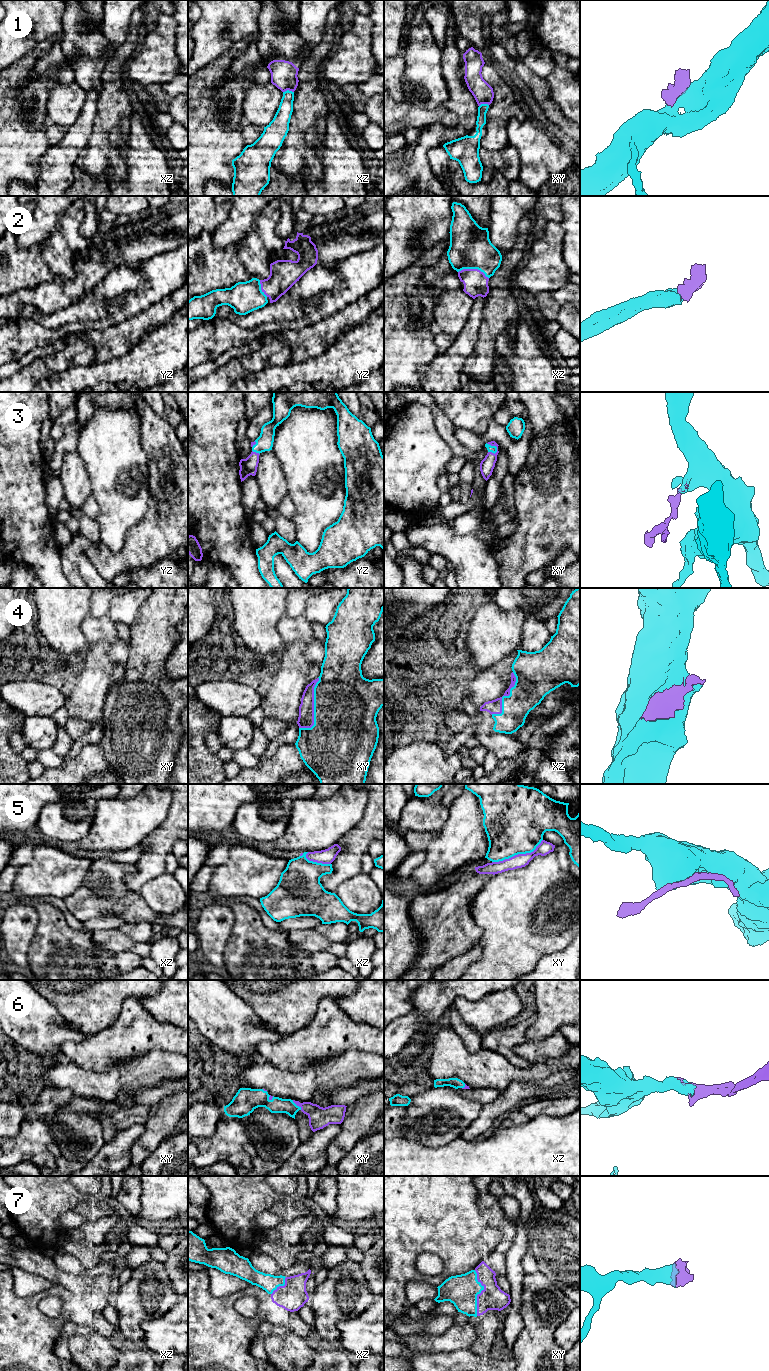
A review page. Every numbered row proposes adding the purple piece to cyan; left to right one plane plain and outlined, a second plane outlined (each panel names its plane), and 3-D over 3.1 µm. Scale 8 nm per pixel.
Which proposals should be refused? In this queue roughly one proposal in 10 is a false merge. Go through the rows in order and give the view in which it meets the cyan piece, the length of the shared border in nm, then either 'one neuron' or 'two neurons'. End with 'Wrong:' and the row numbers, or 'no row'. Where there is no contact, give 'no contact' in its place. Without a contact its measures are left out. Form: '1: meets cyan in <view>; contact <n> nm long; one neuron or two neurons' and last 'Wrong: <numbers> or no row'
1: meets cyan in xz; contact 90 nm long; two neurons
2: meets cyan in xz; contact 260 nm long; one neuron
3: meets cyan in xy; contact 120 nm long; one neuron
4: meets cyan in xy; contact 440 nm long; one neuron
5: meets cyan in xy; contact 440 nm long; one neuron
6: meets cyan in xy; contact 110 nm long; one neuron
7: meets cyan in xy; contact 360 nm long; one neuron
Wrong: 1

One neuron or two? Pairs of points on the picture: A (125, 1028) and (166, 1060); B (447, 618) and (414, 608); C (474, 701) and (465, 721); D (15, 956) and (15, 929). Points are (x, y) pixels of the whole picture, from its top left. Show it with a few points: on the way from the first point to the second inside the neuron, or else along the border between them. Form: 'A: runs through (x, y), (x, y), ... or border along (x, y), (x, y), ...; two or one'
A: border along (177, 1053), (150, 1050), (132, 1059); two
B: border along (446, 598), (433, 609), (421, 615), (409, 626); two
C: border along (462, 709), (471, 715), (479, 711); two
D: runs through (15, 949), (15, 936); one

